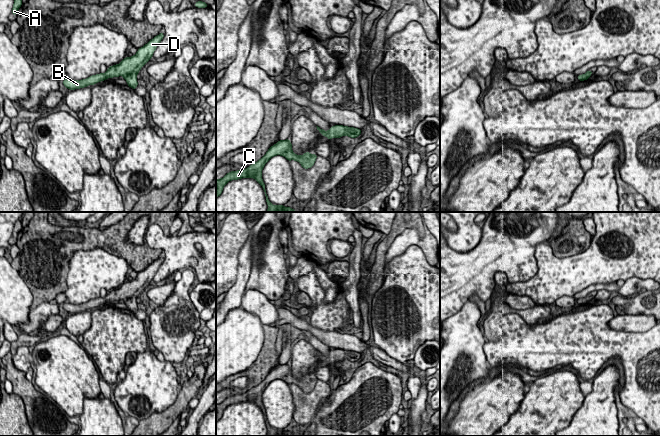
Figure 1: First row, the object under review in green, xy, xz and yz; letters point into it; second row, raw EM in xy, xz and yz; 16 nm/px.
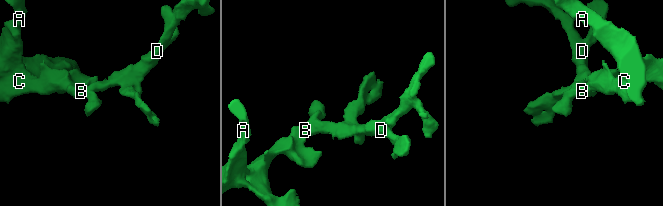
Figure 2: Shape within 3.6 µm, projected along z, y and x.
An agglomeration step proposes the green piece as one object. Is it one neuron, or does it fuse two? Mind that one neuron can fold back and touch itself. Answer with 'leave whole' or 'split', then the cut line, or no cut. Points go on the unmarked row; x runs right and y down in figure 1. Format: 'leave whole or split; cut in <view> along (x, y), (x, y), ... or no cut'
leave whole; no cut

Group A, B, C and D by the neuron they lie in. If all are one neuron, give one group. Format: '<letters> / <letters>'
A B C D

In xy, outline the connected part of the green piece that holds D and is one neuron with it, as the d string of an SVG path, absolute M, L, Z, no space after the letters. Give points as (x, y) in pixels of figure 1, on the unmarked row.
M162 255L143 271L139 272L135 279L125 281L119 288L110 290L104 298L99 297L82 304L71 304L66 301L63 303L63 310L69 314L75 314L89 309L95 309L108 302L123 300L127 305L127 309L135 314L138 310L137 298L141 292L152 283L154 275L163 262L164 257Z

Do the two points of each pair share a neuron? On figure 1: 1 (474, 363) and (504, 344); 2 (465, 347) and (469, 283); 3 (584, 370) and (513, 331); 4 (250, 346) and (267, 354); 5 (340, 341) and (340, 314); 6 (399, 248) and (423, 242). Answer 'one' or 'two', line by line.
1: two
2: two
3: one
4: two
5: two
6: one

